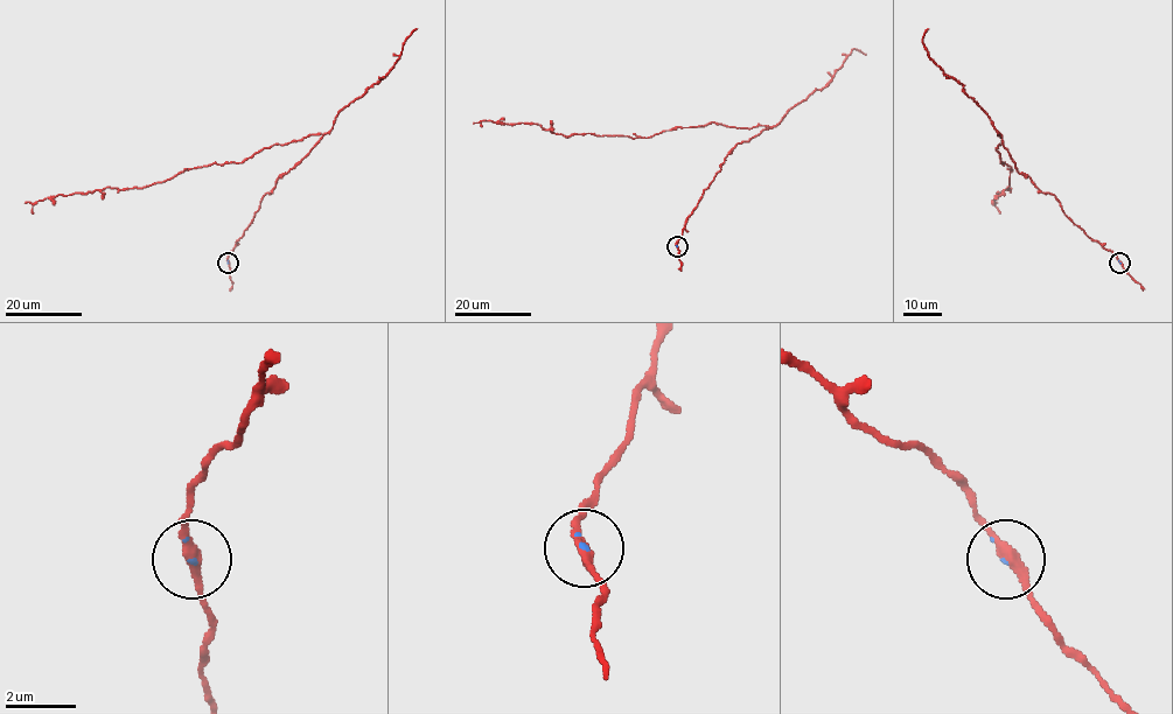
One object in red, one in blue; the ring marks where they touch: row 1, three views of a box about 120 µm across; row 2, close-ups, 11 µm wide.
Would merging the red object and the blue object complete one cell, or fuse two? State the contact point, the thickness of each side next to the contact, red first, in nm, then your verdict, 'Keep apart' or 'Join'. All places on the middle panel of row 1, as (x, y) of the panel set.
Place: (677, 246). Thickness 280 nm (red) against 70 nm. Join

